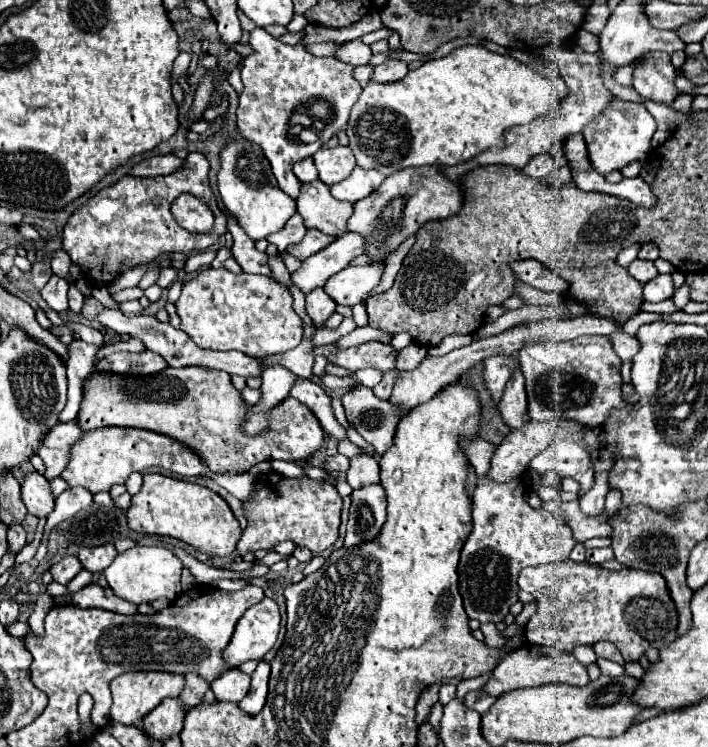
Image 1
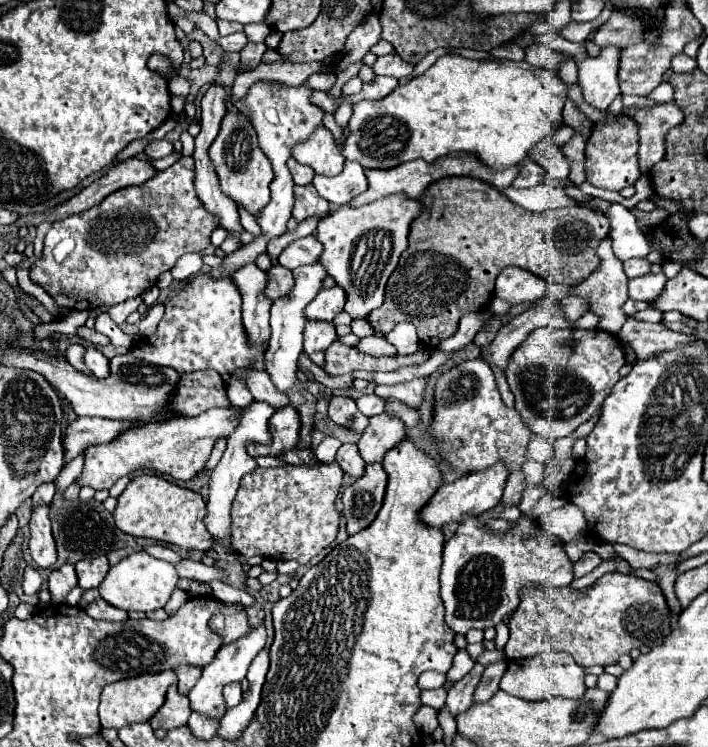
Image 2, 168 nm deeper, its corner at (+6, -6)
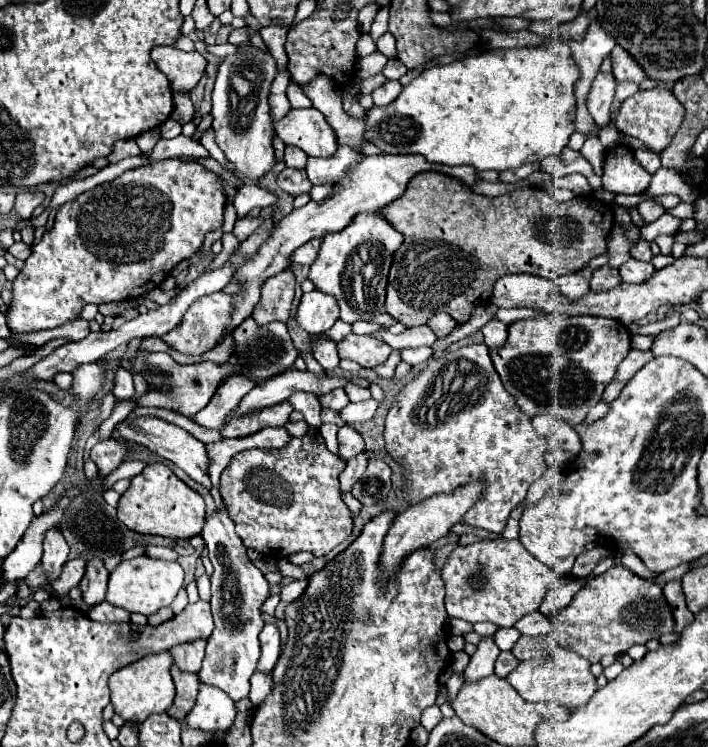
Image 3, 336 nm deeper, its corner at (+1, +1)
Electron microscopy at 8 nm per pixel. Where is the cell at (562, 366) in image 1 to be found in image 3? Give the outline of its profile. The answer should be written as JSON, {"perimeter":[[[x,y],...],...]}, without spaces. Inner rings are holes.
{"perimeter":[[[545,315],[509,325],[509,339],[501,351],[491,351],[493,365],[505,385],[505,389],[517,399],[517,405],[527,415],[553,415],[569,425],[579,425],[591,407],[601,401],[603,389],[615,379],[617,365],[631,351],[631,333],[623,323],[605,317],[561,317]]]}

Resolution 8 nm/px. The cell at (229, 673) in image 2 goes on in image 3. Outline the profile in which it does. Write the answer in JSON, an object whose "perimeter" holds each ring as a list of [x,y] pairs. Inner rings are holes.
{"perimeter":[[[201,681],[197,703],[185,723],[203,731],[225,731],[231,727],[235,715],[235,701],[229,699],[229,695],[219,687]]]}

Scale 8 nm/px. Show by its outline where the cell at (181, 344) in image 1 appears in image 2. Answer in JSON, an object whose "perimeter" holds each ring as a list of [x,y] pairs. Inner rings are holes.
{"perimeter":[[[236,370],[236,372],[246,378],[248,388],[252,390],[252,396],[256,400],[272,402],[272,406],[276,406],[276,410],[290,406],[290,398],[286,394],[280,394],[280,390],[276,390],[276,386],[272,386],[272,380],[268,378],[266,372],[258,372],[258,370]]]}

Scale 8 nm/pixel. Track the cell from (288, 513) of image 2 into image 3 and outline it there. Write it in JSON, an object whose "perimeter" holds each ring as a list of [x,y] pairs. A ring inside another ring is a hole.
{"perimeter":[[[309,429],[307,435],[299,439],[293,437],[293,443],[281,451],[249,449],[237,453],[221,475],[221,497],[229,503],[229,515],[235,521],[237,535],[243,539],[245,547],[253,547],[271,559],[289,557],[297,551],[309,551],[315,557],[327,555],[353,529],[351,511],[343,503],[339,491],[339,473],[343,469],[345,461],[325,447],[321,433],[315,429]]]}

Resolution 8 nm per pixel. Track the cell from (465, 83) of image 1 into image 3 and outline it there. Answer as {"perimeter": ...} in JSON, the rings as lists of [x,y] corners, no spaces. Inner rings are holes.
{"perimeter":[[[551,43],[545,47],[488,50],[449,65],[433,65],[403,87],[389,107],[373,105],[365,113],[365,141],[377,145],[383,153],[419,153],[429,161],[445,165],[473,165],[475,169],[505,171],[547,155],[561,153],[575,131],[575,95],[573,87],[579,69],[571,61],[569,47]]]}

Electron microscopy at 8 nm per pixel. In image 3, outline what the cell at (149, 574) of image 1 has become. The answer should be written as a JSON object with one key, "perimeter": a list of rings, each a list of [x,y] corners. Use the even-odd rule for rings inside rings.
{"perimeter":[[[147,555],[133,557],[127,561],[121,561],[117,569],[109,575],[109,587],[107,587],[107,601],[123,607],[127,611],[137,611],[143,615],[151,615],[159,611],[161,607],[171,605],[179,589],[183,587],[183,569],[177,561],[165,561],[165,559],[153,559]]]}

